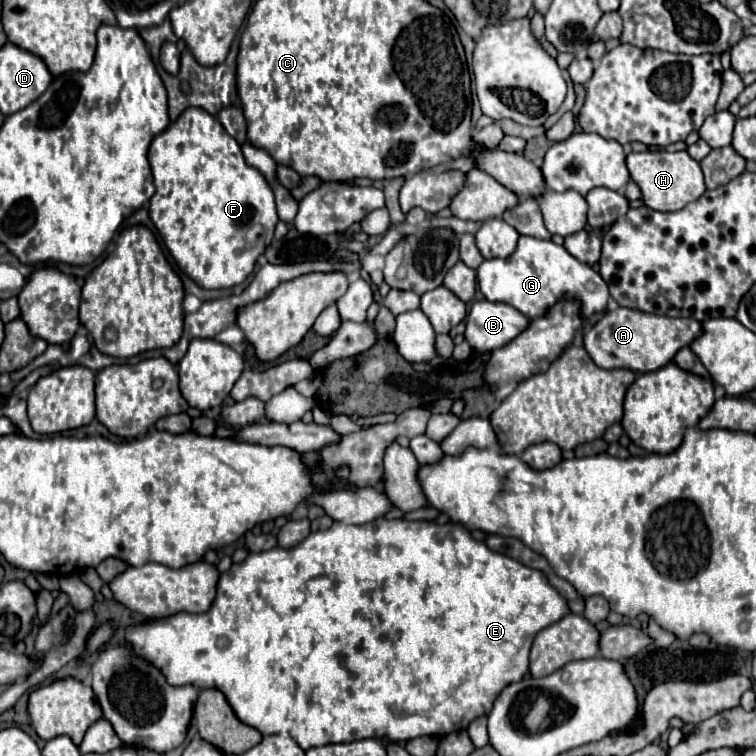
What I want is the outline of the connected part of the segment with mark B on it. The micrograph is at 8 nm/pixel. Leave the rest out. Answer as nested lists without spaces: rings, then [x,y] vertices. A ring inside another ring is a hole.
[[[473,303],[467,315],[465,339],[469,345],[479,351],[493,351],[509,345],[519,333],[529,327],[529,319],[507,303]]]

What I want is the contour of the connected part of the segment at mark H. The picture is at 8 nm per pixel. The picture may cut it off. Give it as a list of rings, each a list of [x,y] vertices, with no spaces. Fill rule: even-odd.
[[[643,151],[643,153],[629,153],[627,167],[631,171],[631,179],[639,185],[643,193],[643,201],[647,207],[655,211],[679,211],[687,203],[699,199],[705,193],[703,173],[695,159],[689,157],[687,151]]]

